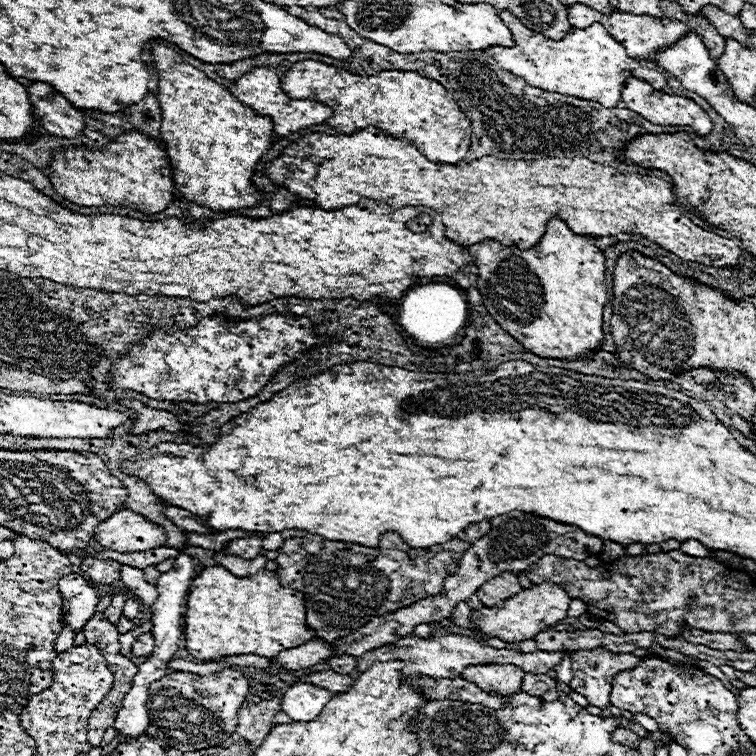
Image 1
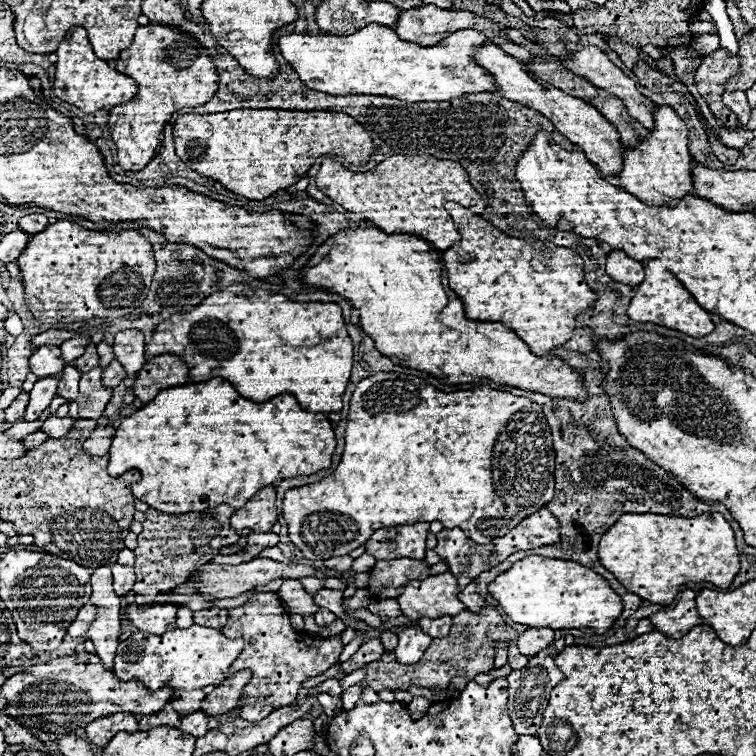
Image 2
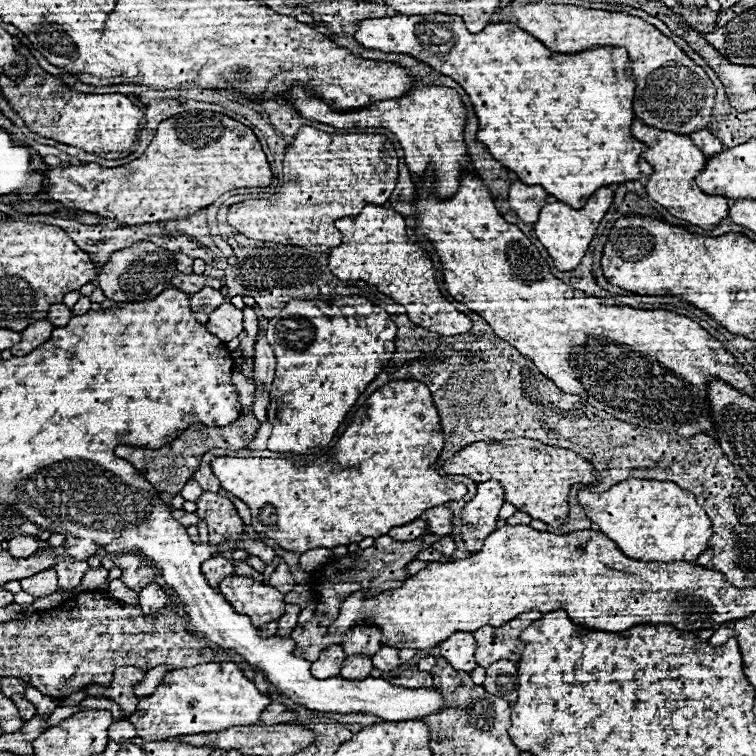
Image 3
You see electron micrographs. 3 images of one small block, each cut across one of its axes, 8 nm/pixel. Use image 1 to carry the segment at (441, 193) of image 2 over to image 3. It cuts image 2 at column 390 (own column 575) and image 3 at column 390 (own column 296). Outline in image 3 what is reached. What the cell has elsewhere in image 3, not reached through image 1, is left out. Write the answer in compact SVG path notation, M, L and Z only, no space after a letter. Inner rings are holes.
M302 126L294 142L286 148L282 178L284 182L278 194L232 204L228 210L228 224L252 240L300 246L312 252L328 252L340 244L340 232L334 226L336 220L360 214L366 204L382 206L388 202L398 178L398 154L392 140L382 134L328 134L310 126Z

